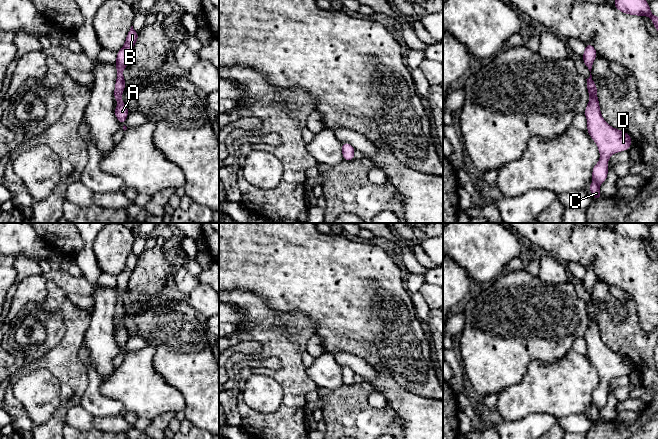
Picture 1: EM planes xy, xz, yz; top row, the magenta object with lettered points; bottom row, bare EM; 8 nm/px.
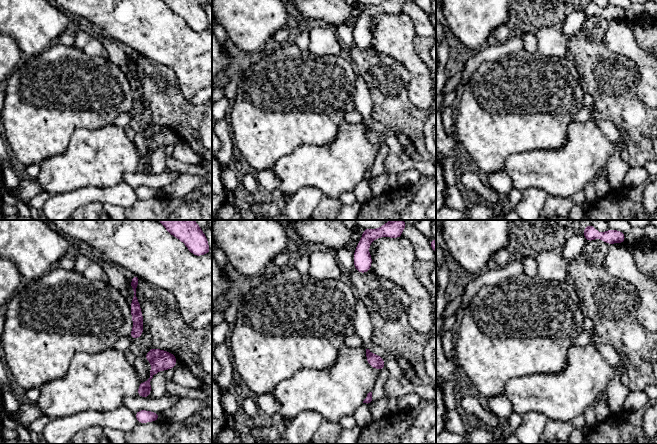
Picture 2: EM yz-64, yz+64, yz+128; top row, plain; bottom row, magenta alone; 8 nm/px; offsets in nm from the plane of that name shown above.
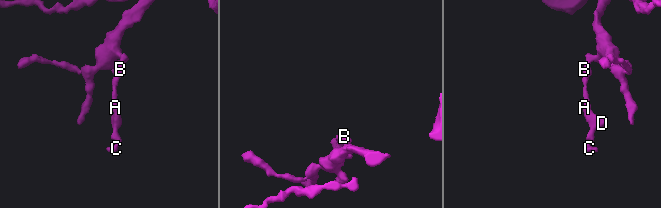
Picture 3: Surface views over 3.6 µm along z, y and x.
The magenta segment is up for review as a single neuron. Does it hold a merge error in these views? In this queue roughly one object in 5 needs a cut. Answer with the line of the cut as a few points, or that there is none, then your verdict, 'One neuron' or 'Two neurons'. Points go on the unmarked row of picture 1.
No split. One neuron

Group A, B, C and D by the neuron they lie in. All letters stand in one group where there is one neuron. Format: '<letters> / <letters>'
A B C D

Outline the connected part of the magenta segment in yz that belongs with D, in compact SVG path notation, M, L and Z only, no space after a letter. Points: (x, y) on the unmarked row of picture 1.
M591 297L586 304L588 318L591 320L584 336L588 346L587 355L600 376L600 384L593 391L592 395L593 406L588 413L591 415L594 423L597 424L602 422L599 410L607 403L607 387L610 380L614 377L629 374L632 368L631 360L628 357L611 351L603 343L597 321L597 311Z

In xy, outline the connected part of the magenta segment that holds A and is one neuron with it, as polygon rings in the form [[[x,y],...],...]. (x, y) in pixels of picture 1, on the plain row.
[[[131,250],[127,258],[124,270],[117,276],[117,282],[115,286],[115,290],[117,292],[117,303],[114,314],[114,322],[117,324],[117,331],[114,334],[114,337],[119,347],[124,347],[129,338],[127,330],[123,327],[121,321],[125,314],[125,303],[122,295],[128,290],[129,279],[133,273],[133,270],[137,266],[138,260],[139,258],[133,253],[133,250]]]

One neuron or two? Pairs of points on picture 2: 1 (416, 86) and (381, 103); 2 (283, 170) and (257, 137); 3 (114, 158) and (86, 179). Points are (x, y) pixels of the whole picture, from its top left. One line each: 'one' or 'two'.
1: two
2: two
3: one

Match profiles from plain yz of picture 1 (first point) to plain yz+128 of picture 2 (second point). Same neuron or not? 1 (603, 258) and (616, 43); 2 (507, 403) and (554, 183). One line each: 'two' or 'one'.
1: one
2: one

